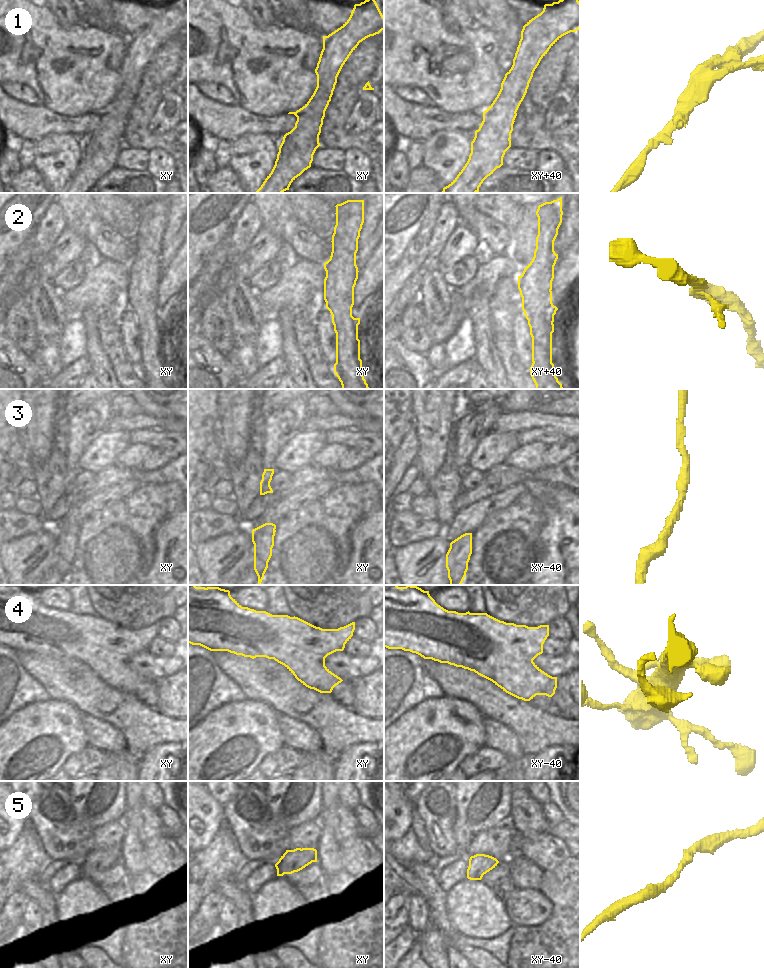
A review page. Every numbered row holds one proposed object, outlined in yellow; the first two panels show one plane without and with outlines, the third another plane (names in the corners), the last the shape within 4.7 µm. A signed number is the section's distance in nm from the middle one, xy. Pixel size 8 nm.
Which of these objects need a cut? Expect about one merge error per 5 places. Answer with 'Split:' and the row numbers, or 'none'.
Split: 1, 2

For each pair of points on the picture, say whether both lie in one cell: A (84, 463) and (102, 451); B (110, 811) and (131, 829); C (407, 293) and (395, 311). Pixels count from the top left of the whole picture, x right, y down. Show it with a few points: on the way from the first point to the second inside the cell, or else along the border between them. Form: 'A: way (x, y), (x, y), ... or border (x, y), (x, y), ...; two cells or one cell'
A: way (88, 461), (98, 455); one cell
B: border (125, 797), (125, 812), (122, 821); two cells
C: way (405, 297), (397, 307); one cell

